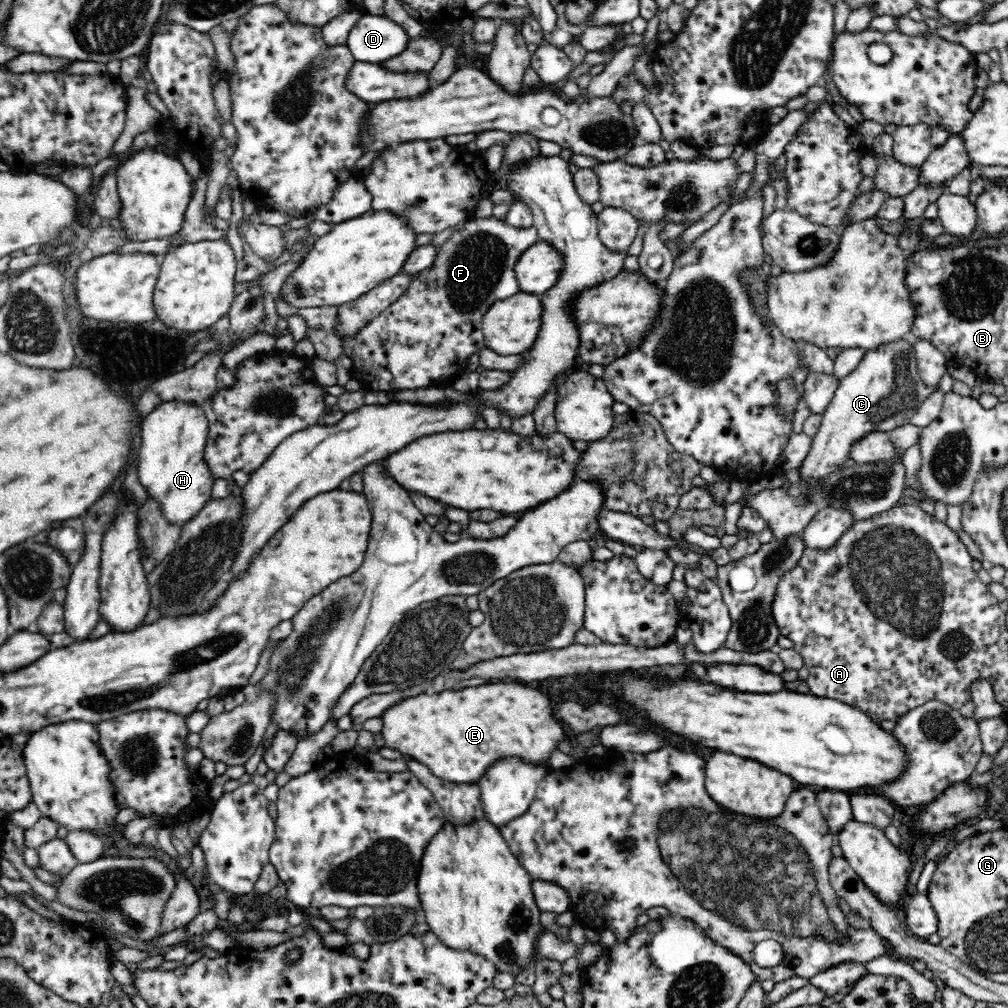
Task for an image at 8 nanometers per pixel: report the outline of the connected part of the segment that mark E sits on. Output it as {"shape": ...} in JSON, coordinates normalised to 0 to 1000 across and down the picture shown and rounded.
{"shape":[[[512,677],[401,691],[377,710],[381,741],[410,750],[438,774],[474,778],[481,764],[494,752],[516,750],[518,755],[530,759],[545,756],[546,747],[562,730],[562,722],[544,696],[532,683]]]}

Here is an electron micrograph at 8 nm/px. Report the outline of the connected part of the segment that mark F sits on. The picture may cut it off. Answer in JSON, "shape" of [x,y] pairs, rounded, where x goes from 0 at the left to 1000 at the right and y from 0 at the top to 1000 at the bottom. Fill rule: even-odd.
{"shape":[[[470,212],[465,215],[463,218],[460,218],[459,221],[454,223],[454,226],[451,226],[449,232],[437,244],[434,246],[433,258],[429,262],[429,266],[425,269],[417,269],[413,272],[412,276],[405,282],[403,290],[387,304],[378,310],[373,315],[369,316],[369,319],[365,319],[363,324],[359,324],[359,327],[351,333],[351,335],[340,335],[339,342],[341,342],[341,350],[349,356],[350,364],[353,365],[353,368],[357,370],[357,377],[361,377],[365,383],[370,388],[400,388],[400,387],[410,387],[416,385],[426,385],[426,384],[436,384],[445,386],[446,377],[452,375],[452,373],[458,372],[461,369],[462,364],[464,363],[464,355],[468,355],[469,351],[472,351],[478,345],[481,345],[481,334],[478,328],[478,319],[479,313],[482,312],[482,309],[485,307],[485,304],[488,304],[492,299],[500,298],[500,296],[506,296],[512,291],[516,291],[516,283],[512,278],[512,271],[510,270],[510,264],[514,260],[516,252],[526,246],[528,241],[536,239],[536,233],[530,223],[525,224],[524,226],[512,226],[506,224],[501,218],[496,218],[492,214],[487,213],[483,216],[475,216]]]}

